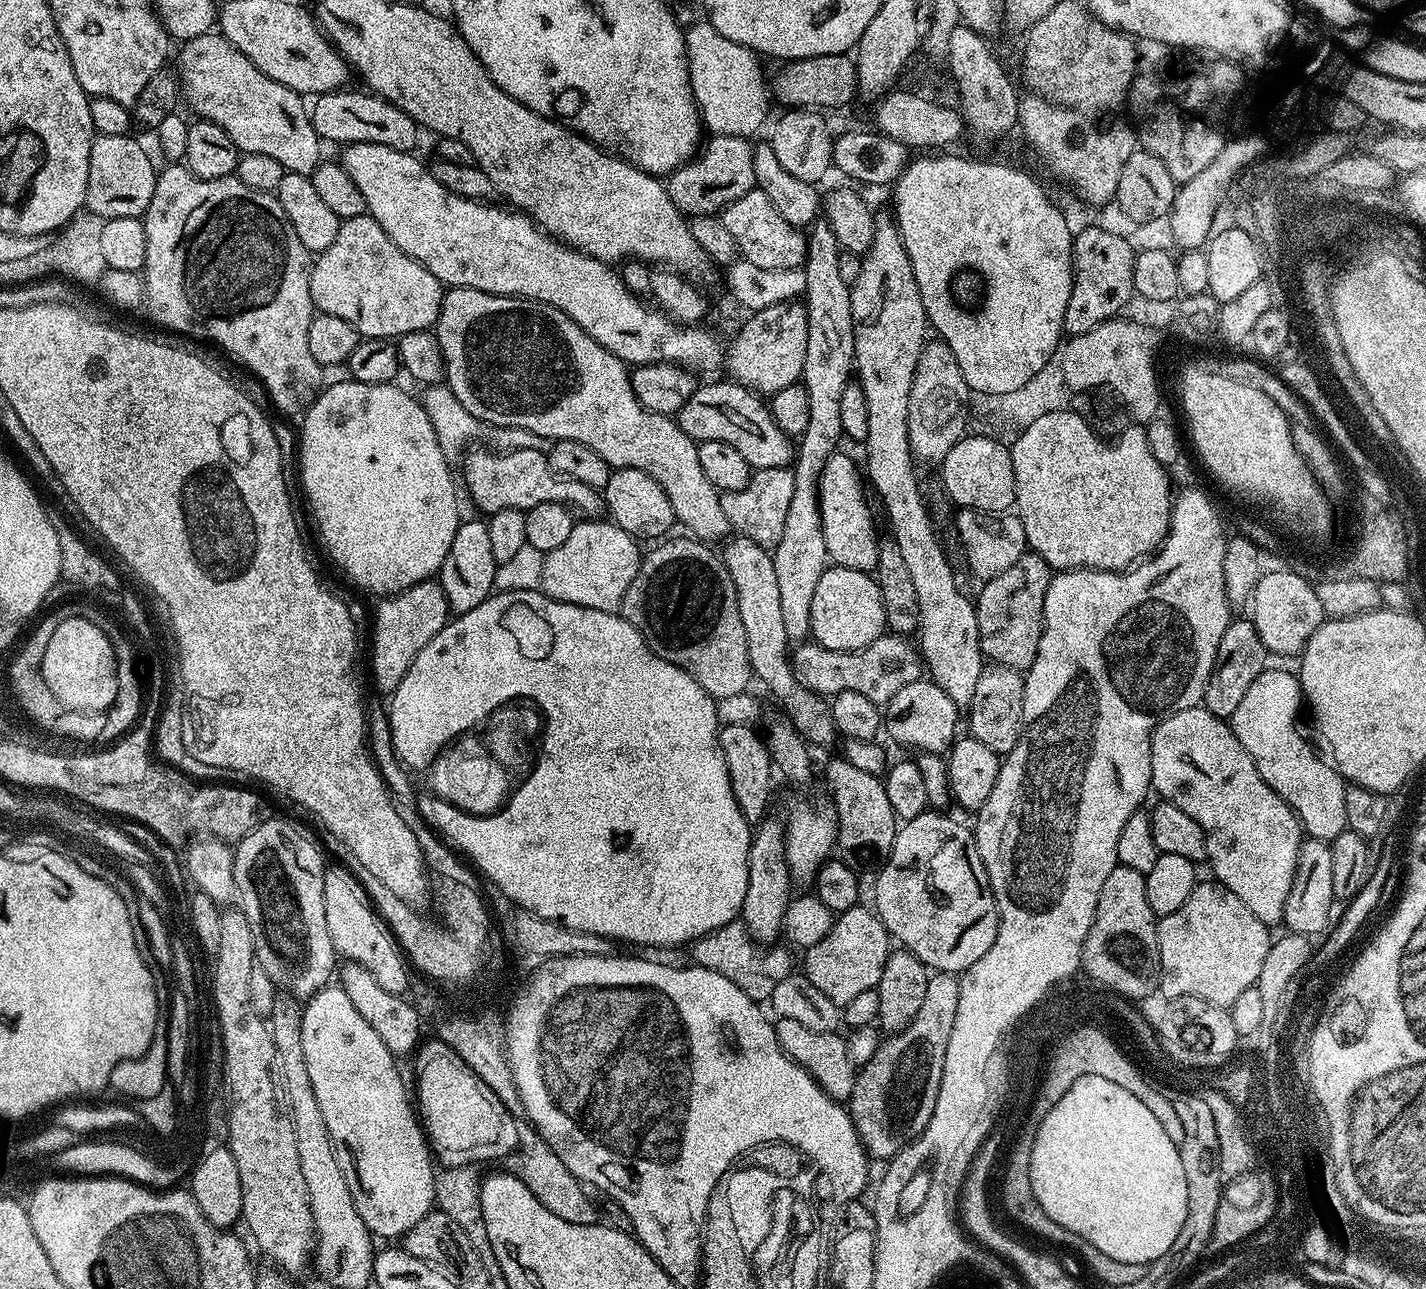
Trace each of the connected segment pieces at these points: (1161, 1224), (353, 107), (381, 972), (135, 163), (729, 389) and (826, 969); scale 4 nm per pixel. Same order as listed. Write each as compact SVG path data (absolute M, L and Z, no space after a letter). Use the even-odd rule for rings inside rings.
M1097 1076L1078 1078L1078 1082L1074 1082L1070 1090L1062 1094L1062 1098L1058 1098L1058 1102L1048 1111L1044 1121L1048 1124L1048 1136L1040 1136L1040 1141L1034 1140L1032 1146L1033 1171L1038 1182L1038 1195L1041 1202L1046 1202L1049 1210L1054 1210L1054 1215L1062 1218L1063 1224L1080 1224L1080 1222L1088 1224L1088 1232L1092 1232L1088 1240L1102 1242L1102 1247L1111 1250L1112 1256L1156 1256L1160 1254L1167 1247L1167 1241L1174 1233L1175 1227L1178 1226L1177 1216L1184 1200L1184 1175L1178 1174L1176 1152L1171 1151L1174 1149L1174 1140L1170 1138L1170 1134L1166 1134L1166 1130L1162 1130L1162 1122L1158 1122L1158 1118L1154 1118L1154 1114L1150 1114L1150 1110L1142 1106L1140 1100L1132 1099L1131 1091L1114 1082L1106 1082L1106 1078Z
M348 91L325 92L324 95L315 97L311 101L312 125L321 141L333 140L337 146L374 142L382 146L390 146L399 152L412 152L415 149L414 146L419 142L422 132L410 118L410 114L406 114L389 100L382 100L379 96L369 94L367 91Z
M337 866L337 868L325 867L324 905L326 906L326 930L330 930L330 942L334 946L334 950L345 961L370 970L370 974L374 974L374 978L378 982L378 986L382 986L382 990L390 990L397 994L403 993L405 991L403 988L408 984L409 965L401 953L396 937L389 930L388 923L380 917L380 913L376 911L372 899L368 897L368 892L360 885L358 878L351 870L343 866Z
M106 134L97 135L90 146L90 174L86 178L86 198L84 203L87 211L92 211L94 215L100 216L101 221L113 220L114 218L134 218L143 217L144 211L150 206L150 198L154 198L154 186L158 168L152 165L152 160L148 157L148 152L129 134Z
M733 380L725 381L697 387L676 415L681 430L698 444L720 441L734 447L753 470L787 467L794 458L794 444L774 421L771 409L762 406L761 399L743 385Z
M857 906L839 913L833 919L830 934L803 953L802 975L814 982L814 986L818 986L818 990L842 1010L857 994L880 985L882 970L888 961L890 937L886 926L871 907L864 907Z

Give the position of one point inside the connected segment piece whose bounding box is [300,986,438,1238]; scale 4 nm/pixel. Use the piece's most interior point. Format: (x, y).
(378, 1139)

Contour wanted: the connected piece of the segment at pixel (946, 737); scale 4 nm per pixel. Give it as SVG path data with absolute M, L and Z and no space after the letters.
M921 678L910 682L910 686L902 686L902 690L898 690L898 694L888 700L882 712L886 736L888 732L890 739L897 740L908 748L916 748L917 753L947 753L957 739L956 723L959 720L961 723L962 714L958 705L931 678Z

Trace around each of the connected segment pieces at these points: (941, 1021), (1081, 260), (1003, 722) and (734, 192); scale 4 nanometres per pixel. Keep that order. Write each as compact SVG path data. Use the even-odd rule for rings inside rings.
M953 973L929 975L926 998L922 998L922 1007L914 1014L914 1022L910 1022L906 1030L881 1039L874 1058L857 1071L852 1097L846 1101L846 1107L869 1157L891 1161L926 1130L934 1114L934 1102L938 1102L942 1062L946 1062L946 1046L958 1014L959 989L960 981Z
M1084 228L1075 233L1072 241L1072 289L1070 302L1066 302L1066 318L1064 331L1069 337L1086 334L1086 330L1094 330L1102 322L1119 317L1120 312L1134 296L1134 258L1137 249L1124 236L1111 232L1108 228Z
M991 662L985 663L982 674L978 674L978 683L974 686L972 703L966 712L967 731L978 742L990 746L990 750L1007 754L1014 750L1020 737L1022 726L1022 706L1024 705L1024 676L1012 668Z
M709 135L703 141L697 155L668 173L666 187L670 194L670 202L685 217L714 216L723 213L730 202L738 202L742 194L751 192L756 187L754 178L754 147L751 139L740 136Z

